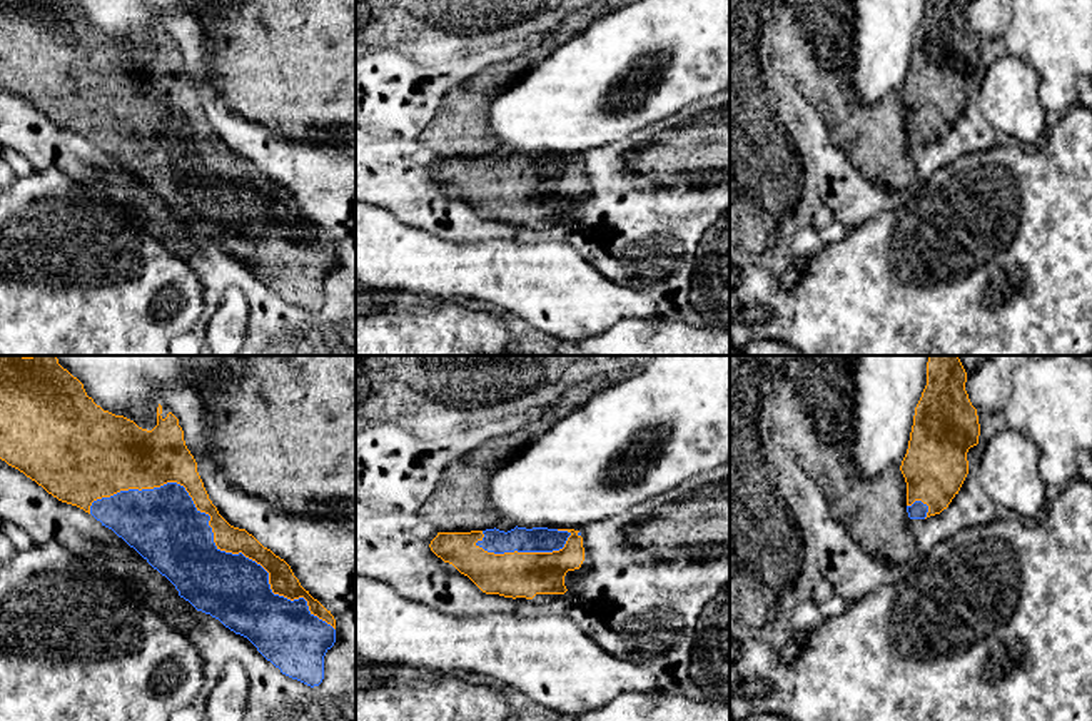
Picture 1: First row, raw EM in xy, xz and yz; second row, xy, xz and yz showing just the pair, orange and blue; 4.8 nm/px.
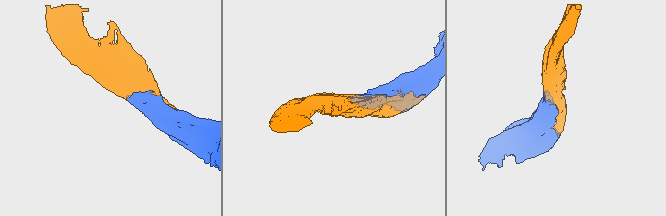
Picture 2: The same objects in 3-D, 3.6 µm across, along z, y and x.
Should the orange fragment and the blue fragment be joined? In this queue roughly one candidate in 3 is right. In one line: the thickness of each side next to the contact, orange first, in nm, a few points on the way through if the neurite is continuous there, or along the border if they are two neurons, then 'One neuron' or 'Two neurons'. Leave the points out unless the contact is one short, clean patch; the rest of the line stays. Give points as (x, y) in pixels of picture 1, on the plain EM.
Thickness 130 nm (orange) against 360 nm. One neuron

